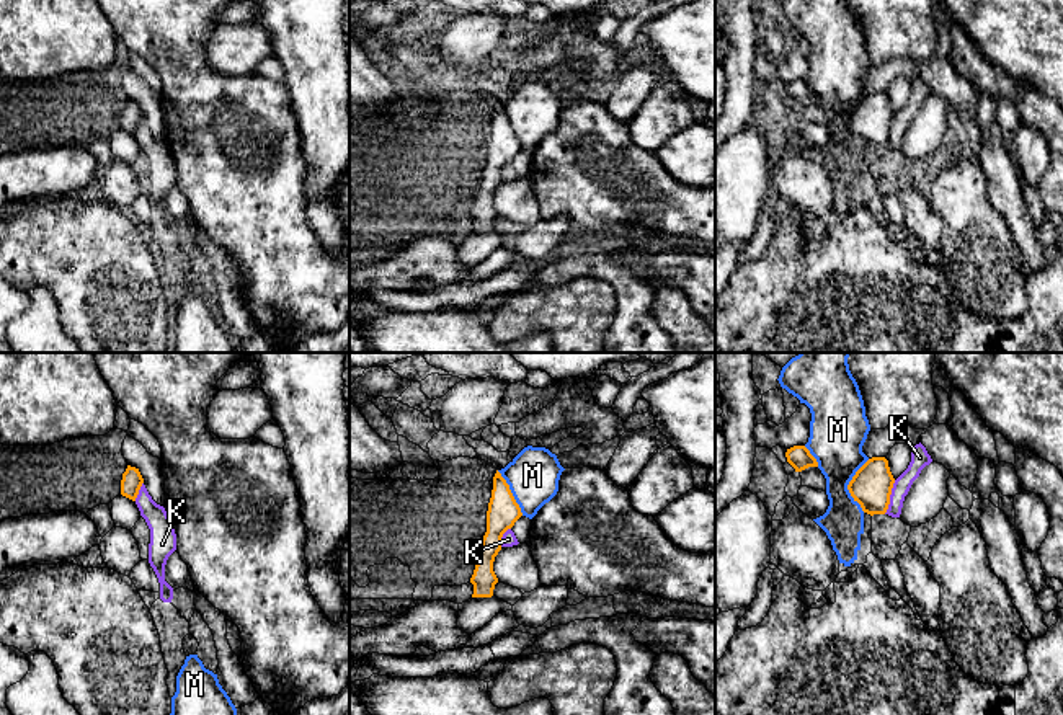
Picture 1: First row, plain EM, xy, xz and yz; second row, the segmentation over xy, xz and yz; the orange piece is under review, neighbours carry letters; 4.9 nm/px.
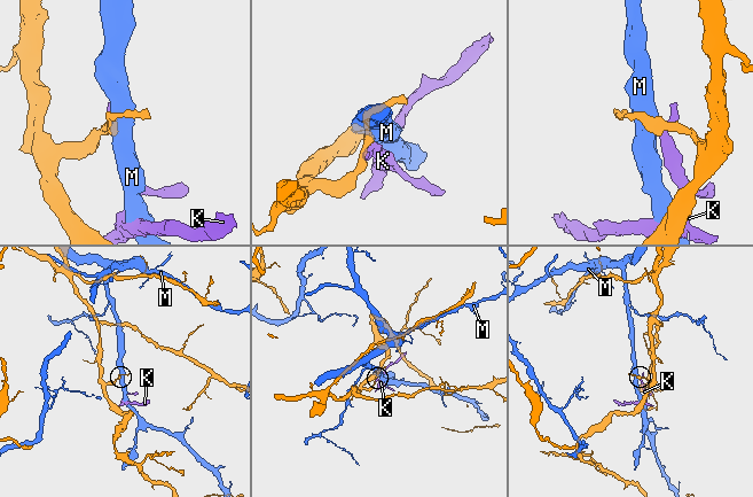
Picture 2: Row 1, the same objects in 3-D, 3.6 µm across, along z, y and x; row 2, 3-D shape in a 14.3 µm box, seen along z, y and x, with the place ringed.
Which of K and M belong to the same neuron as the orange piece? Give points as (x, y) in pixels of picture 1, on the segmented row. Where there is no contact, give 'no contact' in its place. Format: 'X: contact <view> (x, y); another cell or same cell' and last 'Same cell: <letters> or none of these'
K: contact yz (889, 497); another cell
M: contact yz (848, 485); another cell
Same cell: none of these

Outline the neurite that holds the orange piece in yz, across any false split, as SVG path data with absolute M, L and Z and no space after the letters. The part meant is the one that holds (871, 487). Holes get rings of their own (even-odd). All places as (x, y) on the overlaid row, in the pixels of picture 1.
M872 457L856 472L847 490L862 511L874 516L887 513L893 483L888 460Z

